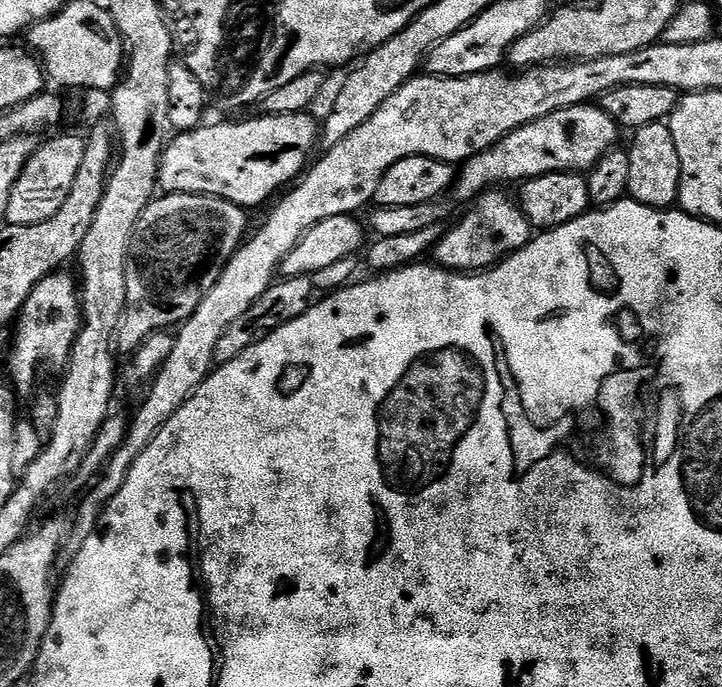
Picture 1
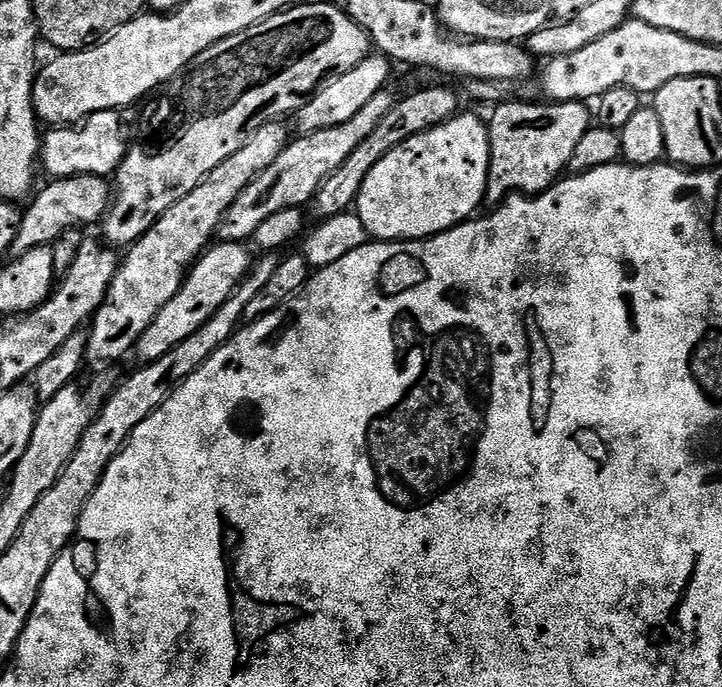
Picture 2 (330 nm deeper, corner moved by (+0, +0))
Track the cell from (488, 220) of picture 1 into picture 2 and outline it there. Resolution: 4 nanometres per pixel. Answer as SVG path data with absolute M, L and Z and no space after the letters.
M575 100L563 102L539 102L540 104L504 104L495 105L492 120L487 121L488 137L490 138L490 170L488 171L487 203L499 206L513 194L522 196L539 196L551 188L557 180L565 175L570 158L582 134L590 126L588 120L589 105Z

